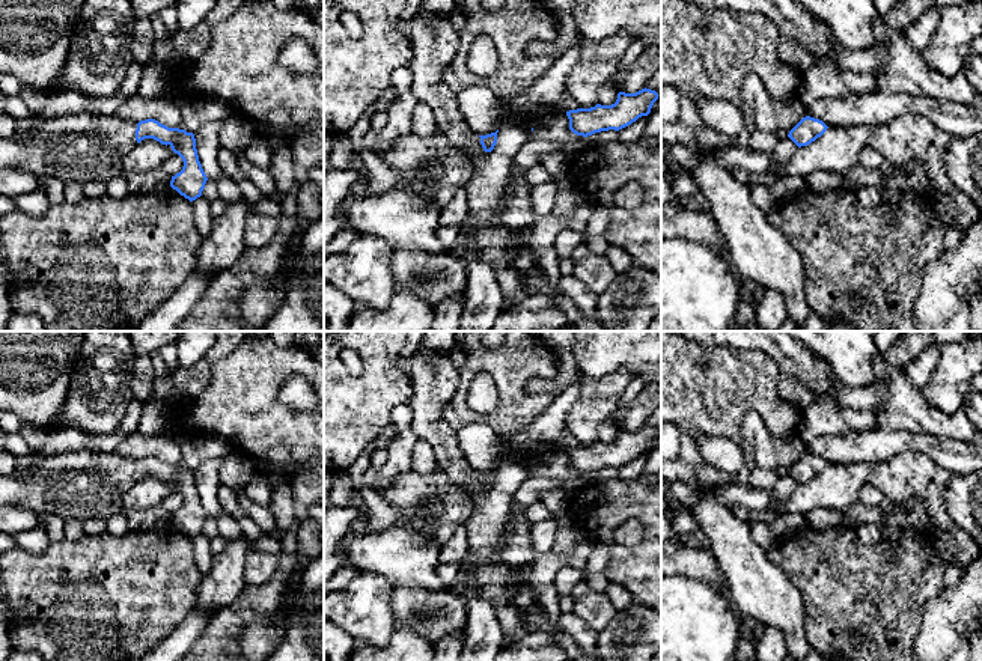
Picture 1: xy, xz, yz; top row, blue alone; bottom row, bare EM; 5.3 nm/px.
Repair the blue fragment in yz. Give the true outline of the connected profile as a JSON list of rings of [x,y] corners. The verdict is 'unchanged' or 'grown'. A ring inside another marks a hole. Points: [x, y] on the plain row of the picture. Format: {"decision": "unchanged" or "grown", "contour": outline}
{"decision": "unchanged", "contour": [[[803,455],[788,471],[788,474],[798,483],[807,483],[827,468],[827,462],[815,455]]]}

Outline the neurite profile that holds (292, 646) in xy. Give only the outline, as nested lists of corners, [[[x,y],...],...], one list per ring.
[[[324,554],[306,566],[283,637],[265,661],[324,661]]]

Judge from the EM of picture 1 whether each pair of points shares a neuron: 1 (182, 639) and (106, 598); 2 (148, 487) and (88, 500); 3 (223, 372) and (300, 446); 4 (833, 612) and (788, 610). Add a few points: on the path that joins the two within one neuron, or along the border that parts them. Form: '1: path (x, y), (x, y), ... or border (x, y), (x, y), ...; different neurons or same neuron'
1: border (193, 607), (155, 645); different neurons
2: border (163, 482), (142, 476), (122, 497), (121, 511); different neurons
3: path (243, 392), (280, 429); same neuron
4: border (788, 578), (802, 597), (806, 621); different neurons

